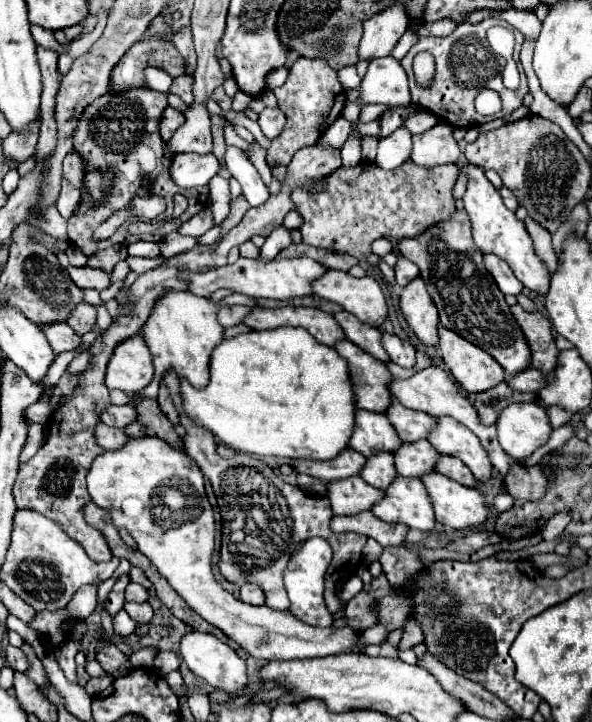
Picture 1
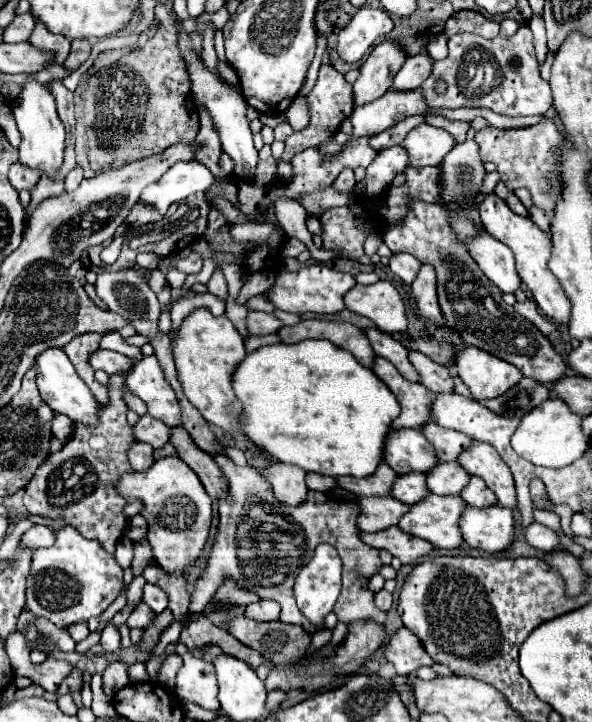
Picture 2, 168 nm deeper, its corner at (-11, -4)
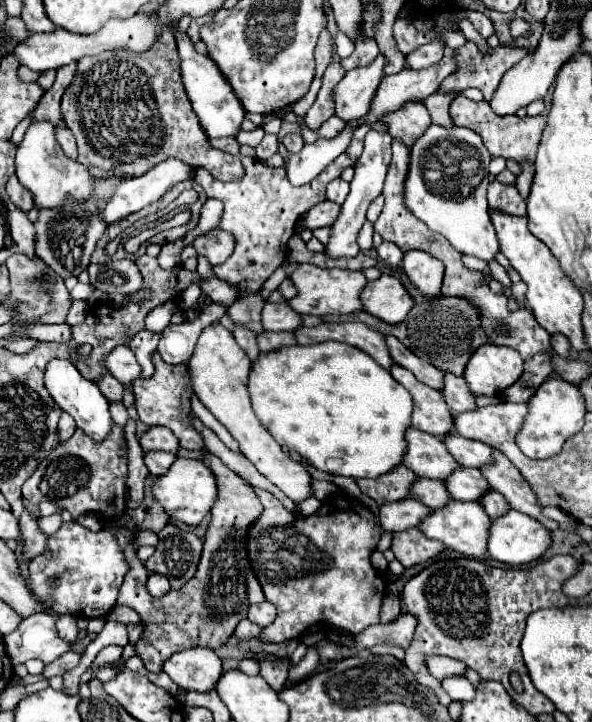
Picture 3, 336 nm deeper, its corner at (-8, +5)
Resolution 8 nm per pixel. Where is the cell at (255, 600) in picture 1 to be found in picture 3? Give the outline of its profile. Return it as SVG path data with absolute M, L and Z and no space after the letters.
M261 602L261 604L253 604L251 608L249 608L249 620L253 620L257 626L261 626L261 628L265 628L265 626L269 626L273 620L275 620L275 616L277 616L277 610L273 608L273 604L271 602Z

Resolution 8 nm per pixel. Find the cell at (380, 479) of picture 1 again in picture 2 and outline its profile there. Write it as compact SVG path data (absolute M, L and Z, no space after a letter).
M406 473L406 475L400 475L394 481L390 495L396 497L398 501L402 501L402 503L408 503L408 505L424 499L424 495L428 495L424 473Z

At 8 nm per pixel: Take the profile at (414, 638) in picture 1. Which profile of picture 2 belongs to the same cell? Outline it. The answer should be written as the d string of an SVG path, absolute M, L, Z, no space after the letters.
M400 627L384 645L386 659L394 665L398 675L416 673L420 665L432 665L432 657L426 653L420 639L406 627Z

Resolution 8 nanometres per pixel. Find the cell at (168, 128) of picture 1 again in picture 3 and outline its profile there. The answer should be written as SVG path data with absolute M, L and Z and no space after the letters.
M169 28L163 30L159 42L149 52L135 54L121 48L81 58L75 78L63 94L61 110L63 122L77 138L77 160L89 170L103 170L91 172L97 178L143 176L167 158L179 158L191 164L191 168L205 168L221 182L243 176L243 164L237 156L215 150L209 144L185 94L181 58Z

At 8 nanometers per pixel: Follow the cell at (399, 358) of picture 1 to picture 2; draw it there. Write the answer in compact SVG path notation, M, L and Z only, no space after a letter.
M408 351L408 359L414 365L414 369L418 371L420 383L424 383L430 391L442 393L442 391L452 391L454 389L450 371L444 365L434 363L430 357L426 357L420 351Z

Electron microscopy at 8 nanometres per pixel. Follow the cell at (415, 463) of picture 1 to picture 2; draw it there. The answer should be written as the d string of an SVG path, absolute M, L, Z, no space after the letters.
M440 461L436 463L436 469L430 469L426 473L426 485L428 491L436 495L460 495L462 487L468 483L470 473L466 473L456 461Z

